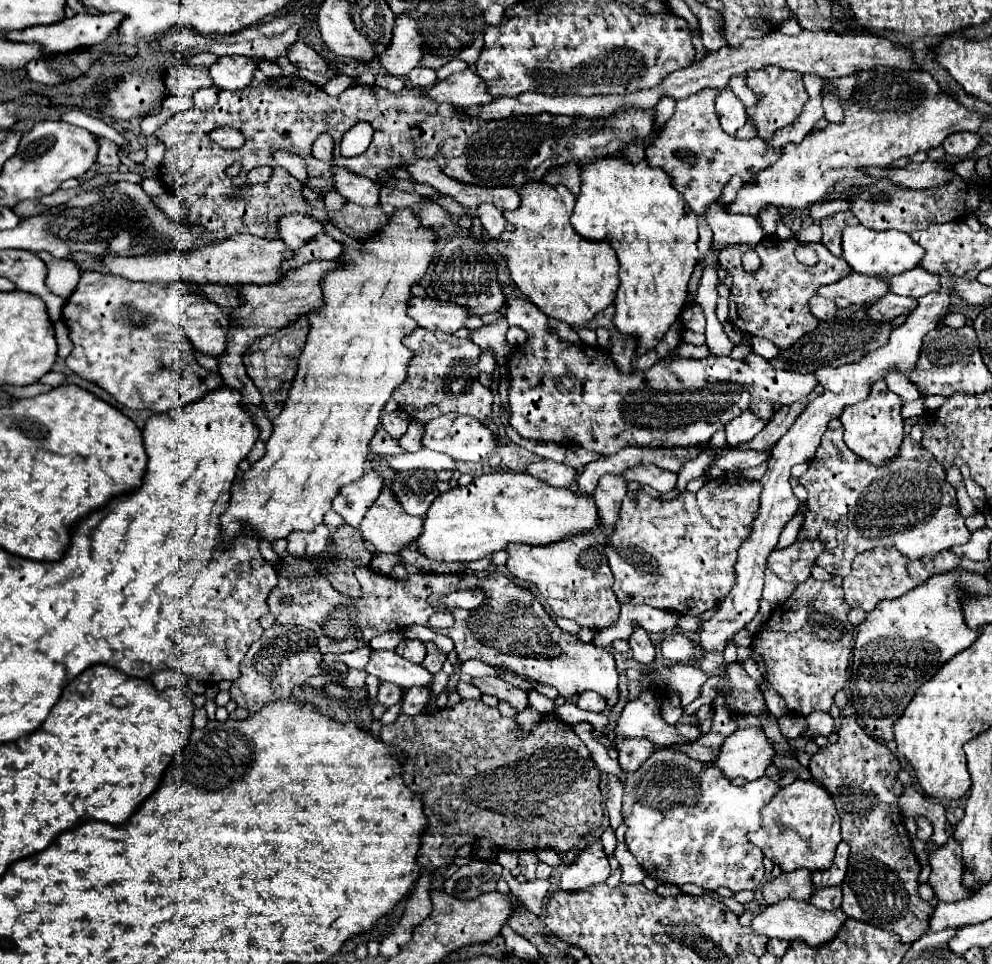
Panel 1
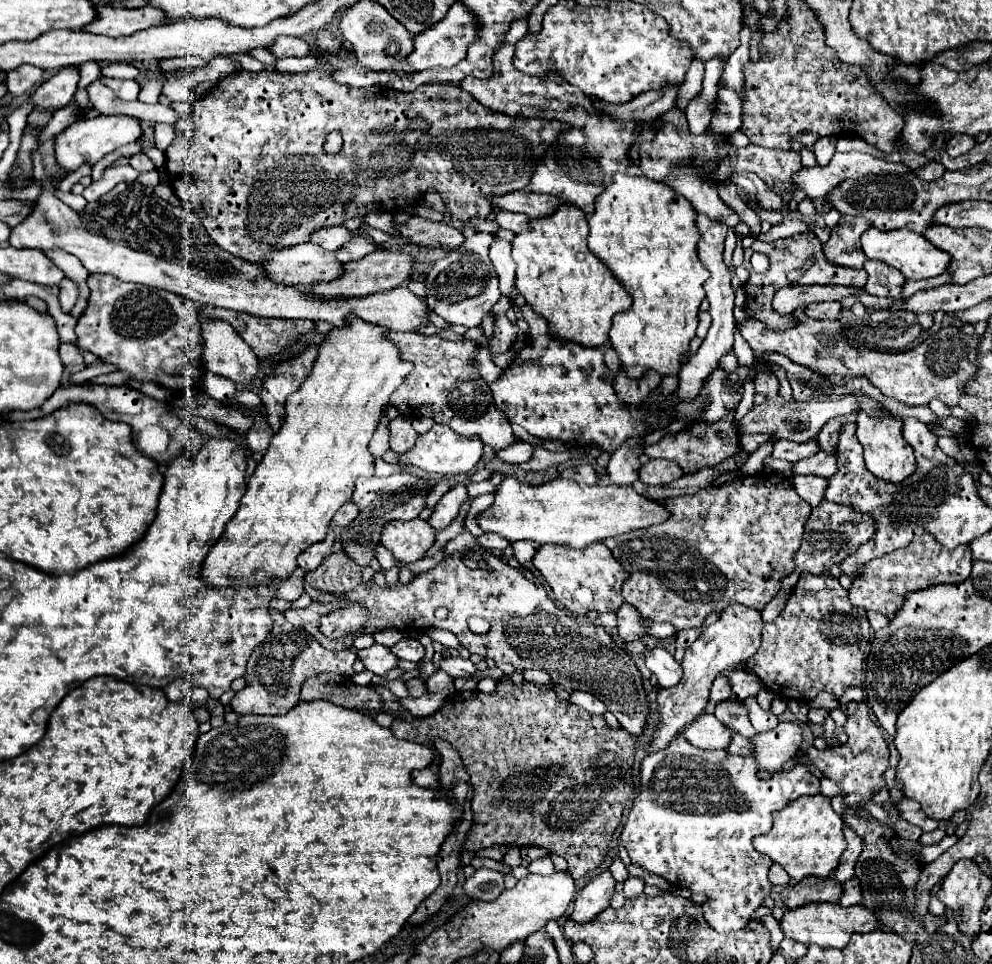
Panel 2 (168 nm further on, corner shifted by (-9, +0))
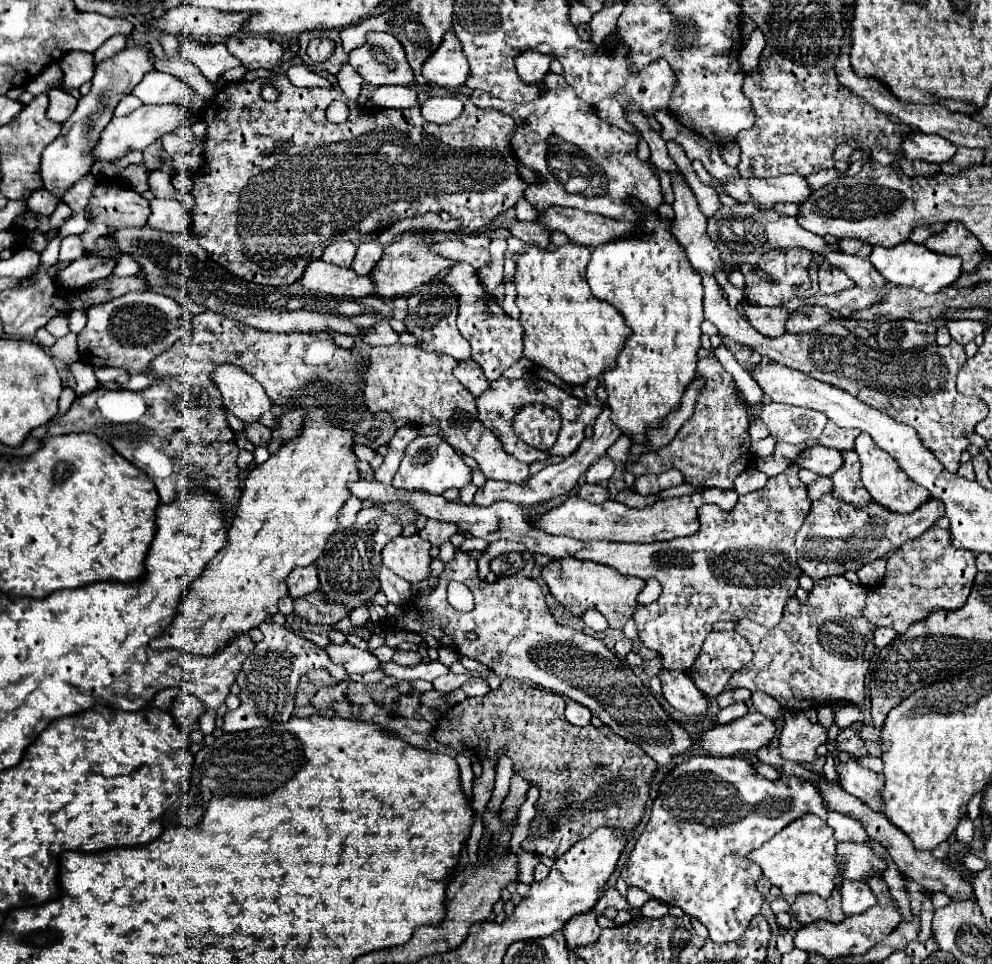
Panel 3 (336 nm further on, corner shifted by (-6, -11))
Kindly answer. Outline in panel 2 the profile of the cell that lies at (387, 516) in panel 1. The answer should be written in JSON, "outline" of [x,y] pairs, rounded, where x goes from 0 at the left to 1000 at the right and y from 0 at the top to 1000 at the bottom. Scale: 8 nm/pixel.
{"outline":[[[424,537],[392,541],[384,554],[384,566],[396,573],[398,581],[412,585],[424,581],[439,562],[439,550]]]}

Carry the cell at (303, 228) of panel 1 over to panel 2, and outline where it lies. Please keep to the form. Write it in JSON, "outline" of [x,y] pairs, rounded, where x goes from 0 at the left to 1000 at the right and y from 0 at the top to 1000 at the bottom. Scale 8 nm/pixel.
{"outline":[[[332,234],[332,237],[322,237],[320,241],[314,243],[314,251],[326,255],[332,261],[340,261],[346,253],[354,249],[354,241],[348,234]]]}

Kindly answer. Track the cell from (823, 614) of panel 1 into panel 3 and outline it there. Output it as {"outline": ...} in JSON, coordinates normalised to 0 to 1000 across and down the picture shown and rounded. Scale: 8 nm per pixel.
{"outline":[[[837,599],[821,605],[813,626],[798,619],[792,626],[784,650],[772,655],[772,650],[756,642],[744,644],[742,655],[756,665],[760,684],[738,700],[736,713],[770,717],[794,738],[810,738],[798,735],[802,731],[815,735],[843,727],[869,731],[873,723],[873,700],[883,682],[883,671],[879,667],[881,648],[869,640],[871,623],[873,611],[867,605],[857,605],[851,599]]]}

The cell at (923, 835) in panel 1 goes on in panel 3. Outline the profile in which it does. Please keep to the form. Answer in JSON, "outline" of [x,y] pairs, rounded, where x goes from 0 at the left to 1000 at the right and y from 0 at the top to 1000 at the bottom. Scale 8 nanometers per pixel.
{"outline":[[[861,789],[845,791],[843,794],[847,802],[847,814],[853,823],[869,829],[879,841],[889,843],[889,829],[885,829],[885,821],[889,818],[889,806],[885,806],[881,800],[867,796]]]}

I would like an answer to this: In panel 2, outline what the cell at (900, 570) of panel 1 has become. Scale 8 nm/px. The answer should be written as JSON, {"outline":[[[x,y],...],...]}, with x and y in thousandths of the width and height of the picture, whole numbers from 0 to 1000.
{"outline":[[[941,554],[920,558],[920,562],[908,571],[900,571],[884,581],[872,585],[872,593],[860,604],[856,620],[864,631],[884,633],[896,641],[904,637],[916,614],[932,612],[943,606],[967,606],[979,595],[979,568],[969,566],[963,571],[949,568]]]}

